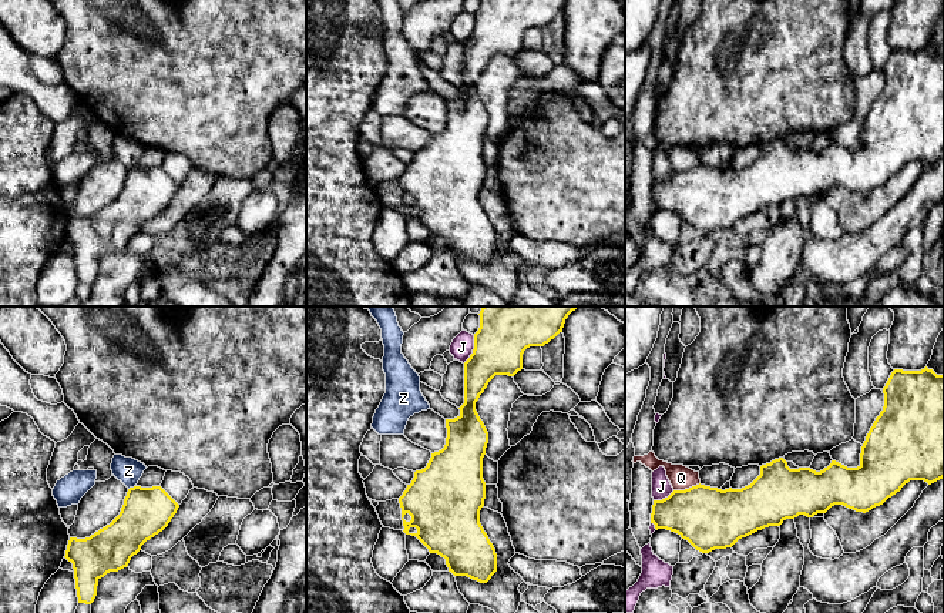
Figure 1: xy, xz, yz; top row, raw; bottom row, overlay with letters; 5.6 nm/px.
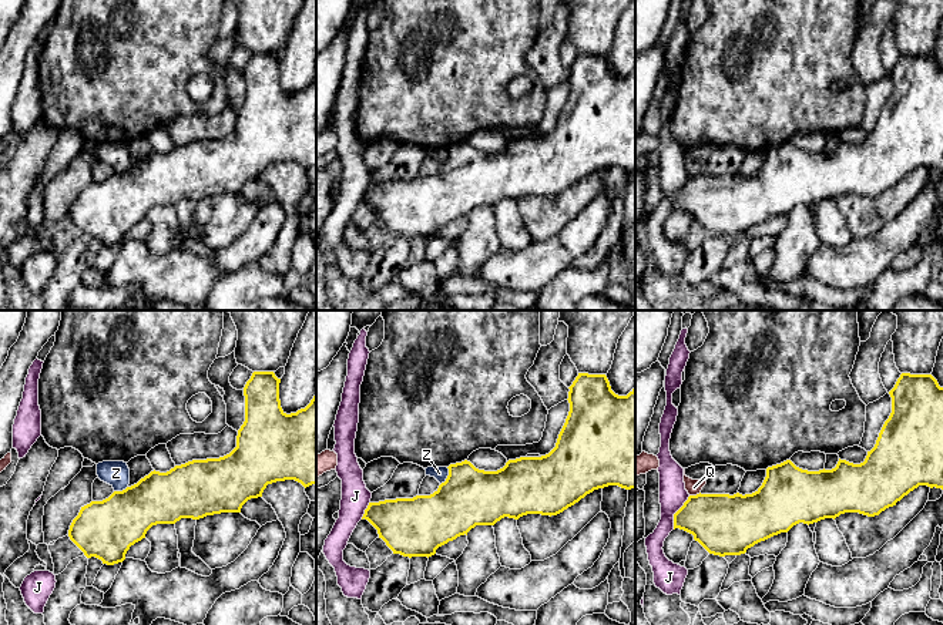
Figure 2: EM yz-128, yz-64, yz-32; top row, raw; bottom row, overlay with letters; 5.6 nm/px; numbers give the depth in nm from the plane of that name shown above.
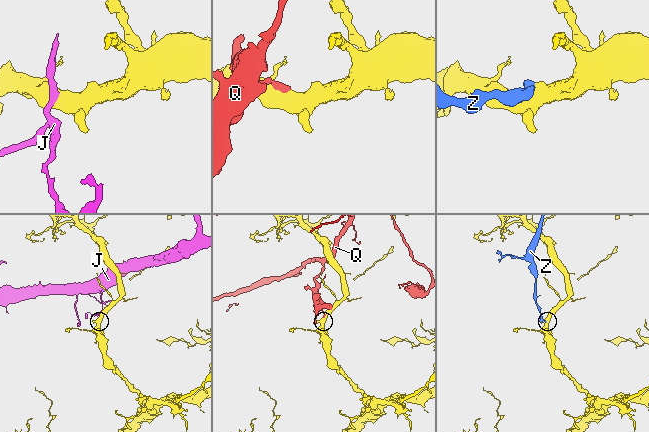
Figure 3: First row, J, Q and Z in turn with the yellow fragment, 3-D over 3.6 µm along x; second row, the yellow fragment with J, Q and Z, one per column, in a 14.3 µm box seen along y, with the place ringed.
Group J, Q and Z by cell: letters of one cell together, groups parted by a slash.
J / Q / Z

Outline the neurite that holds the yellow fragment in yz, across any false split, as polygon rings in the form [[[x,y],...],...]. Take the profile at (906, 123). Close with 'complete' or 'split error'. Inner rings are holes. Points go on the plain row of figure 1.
[[[927,47],[921,51],[894,50],[883,68],[884,87],[870,108],[861,127],[860,145],[847,148],[836,141],[820,153],[810,148],[790,150],[783,138],[760,147],[760,155],[742,170],[718,170],[696,165],[685,171],[673,171],[662,181],[654,181],[651,204],[655,210],[666,210],[688,221],[696,231],[709,234],[715,230],[732,228],[739,220],[769,207],[780,207],[786,200],[799,195],[813,198],[826,194],[834,185],[843,185],[856,192],[869,192],[883,185],[901,171],[910,161],[924,161],[928,165],[944,158],[944,56],[937,56]]] | complete

